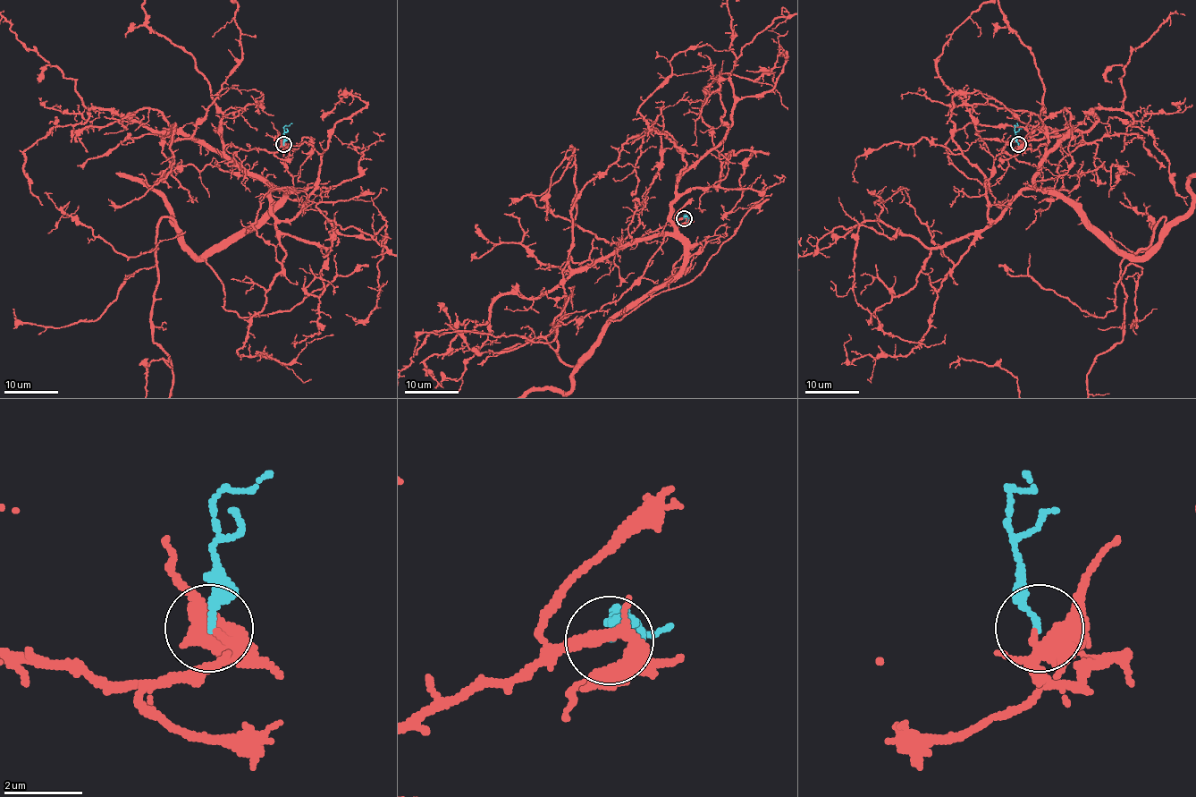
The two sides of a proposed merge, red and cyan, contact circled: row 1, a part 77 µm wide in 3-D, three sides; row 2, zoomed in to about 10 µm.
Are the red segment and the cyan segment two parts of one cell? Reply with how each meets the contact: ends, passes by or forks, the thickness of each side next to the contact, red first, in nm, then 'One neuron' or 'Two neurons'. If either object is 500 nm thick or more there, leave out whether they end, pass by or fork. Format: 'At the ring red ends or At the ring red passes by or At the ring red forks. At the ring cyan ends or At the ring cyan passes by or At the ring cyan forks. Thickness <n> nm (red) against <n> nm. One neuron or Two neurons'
At the ring red passes by. At the ring cyan ends. Thickness 180 nm (red) against 180 nm. One neuron

